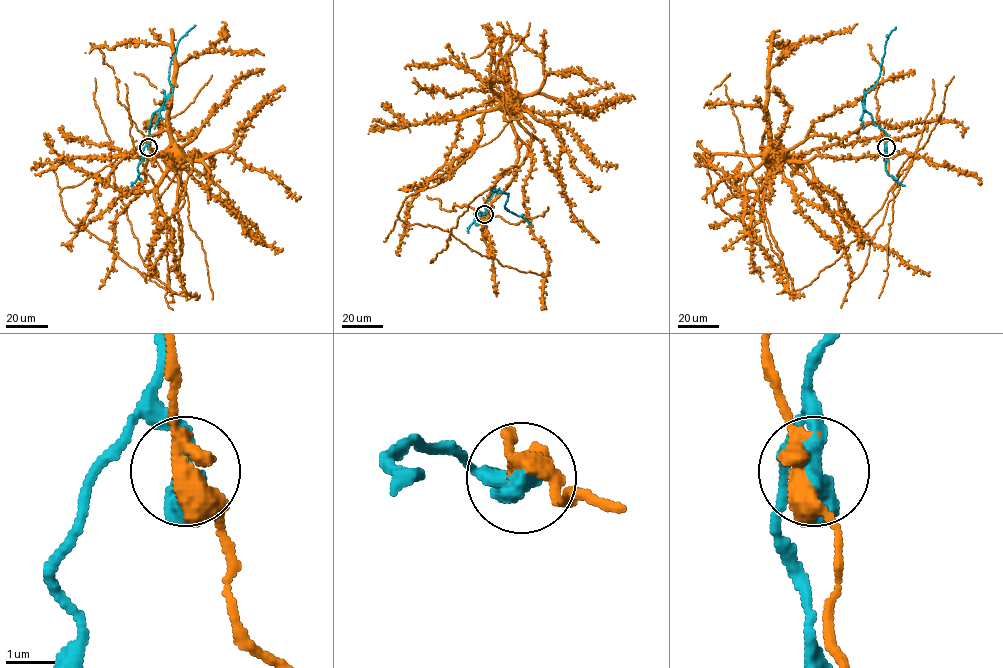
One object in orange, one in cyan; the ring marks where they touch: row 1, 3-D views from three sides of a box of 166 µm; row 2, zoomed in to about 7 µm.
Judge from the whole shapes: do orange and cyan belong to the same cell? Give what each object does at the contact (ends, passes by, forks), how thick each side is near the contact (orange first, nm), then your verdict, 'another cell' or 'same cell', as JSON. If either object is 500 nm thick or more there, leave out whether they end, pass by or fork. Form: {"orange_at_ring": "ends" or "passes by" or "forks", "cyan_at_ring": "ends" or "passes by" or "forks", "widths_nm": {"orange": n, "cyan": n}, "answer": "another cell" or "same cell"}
{"widths_nm": {"orange": 440, "cyan": 550}, "answer": "another cell"}

